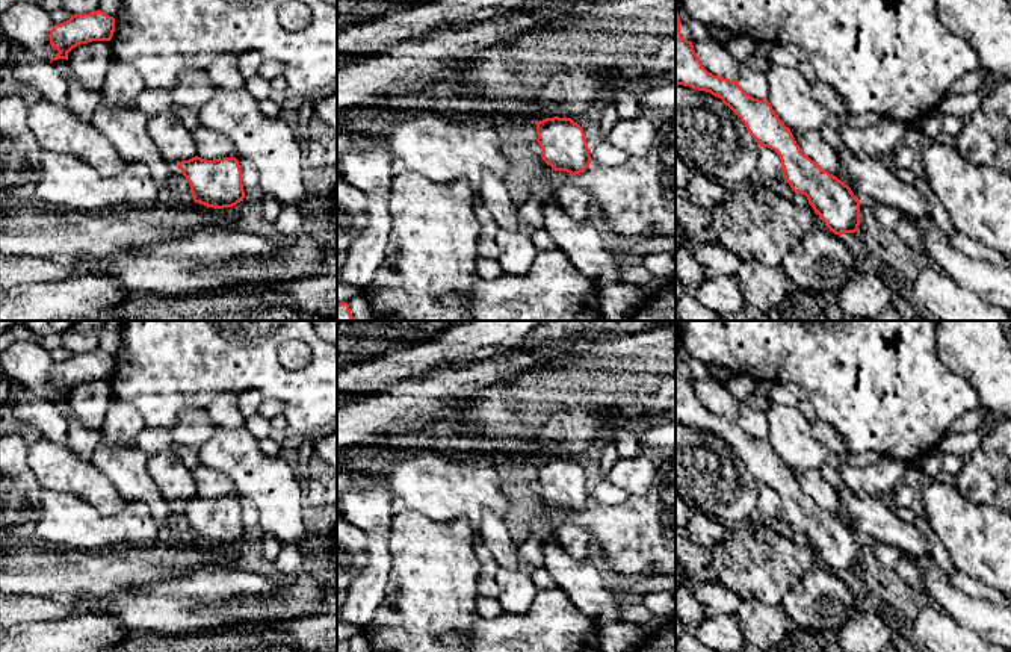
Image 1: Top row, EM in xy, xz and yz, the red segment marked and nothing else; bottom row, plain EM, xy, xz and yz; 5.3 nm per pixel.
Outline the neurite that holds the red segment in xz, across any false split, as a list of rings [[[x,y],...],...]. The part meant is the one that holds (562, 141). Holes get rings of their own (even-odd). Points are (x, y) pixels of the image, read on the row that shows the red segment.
[[[546,118],[536,123],[536,142],[543,160],[555,171],[571,175],[583,172],[591,163],[583,129],[571,118]]]

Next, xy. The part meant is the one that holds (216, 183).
[[[195,156],[178,162],[177,168],[189,182],[195,203],[224,209],[245,198],[242,169],[236,157],[207,160]]]

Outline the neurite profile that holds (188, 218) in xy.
[[[0,203],[0,256],[21,256],[53,262],[77,262],[85,257],[109,257],[118,253],[145,253],[169,236],[189,234],[207,228],[221,228],[230,207],[213,209],[199,203],[156,207],[115,207],[100,212],[66,212],[36,203]]]

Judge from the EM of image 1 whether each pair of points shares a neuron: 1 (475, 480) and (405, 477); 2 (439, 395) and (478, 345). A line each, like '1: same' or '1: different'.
1: same
2: different

